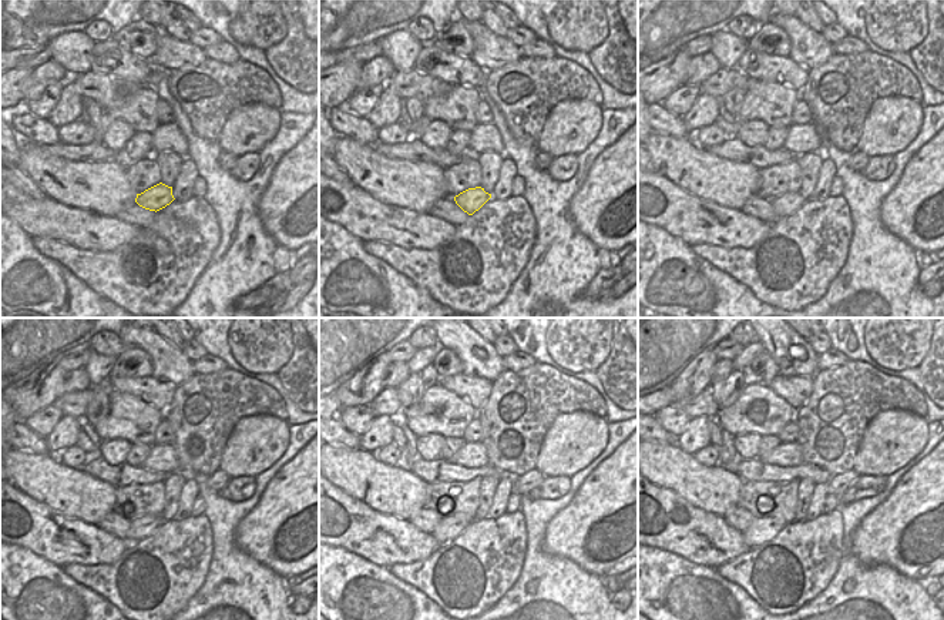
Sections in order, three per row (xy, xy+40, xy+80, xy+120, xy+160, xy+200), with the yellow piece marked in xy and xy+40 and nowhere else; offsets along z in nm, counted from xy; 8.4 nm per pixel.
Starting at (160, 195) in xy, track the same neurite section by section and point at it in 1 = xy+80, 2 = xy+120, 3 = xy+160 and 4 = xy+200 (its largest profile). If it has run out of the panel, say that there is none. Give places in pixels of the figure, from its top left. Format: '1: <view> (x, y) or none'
1: xy+80 (786, 204)
2: xy+120 (141, 526)
3: xy+160 (447, 529)
4: xy+200 (762, 529)

